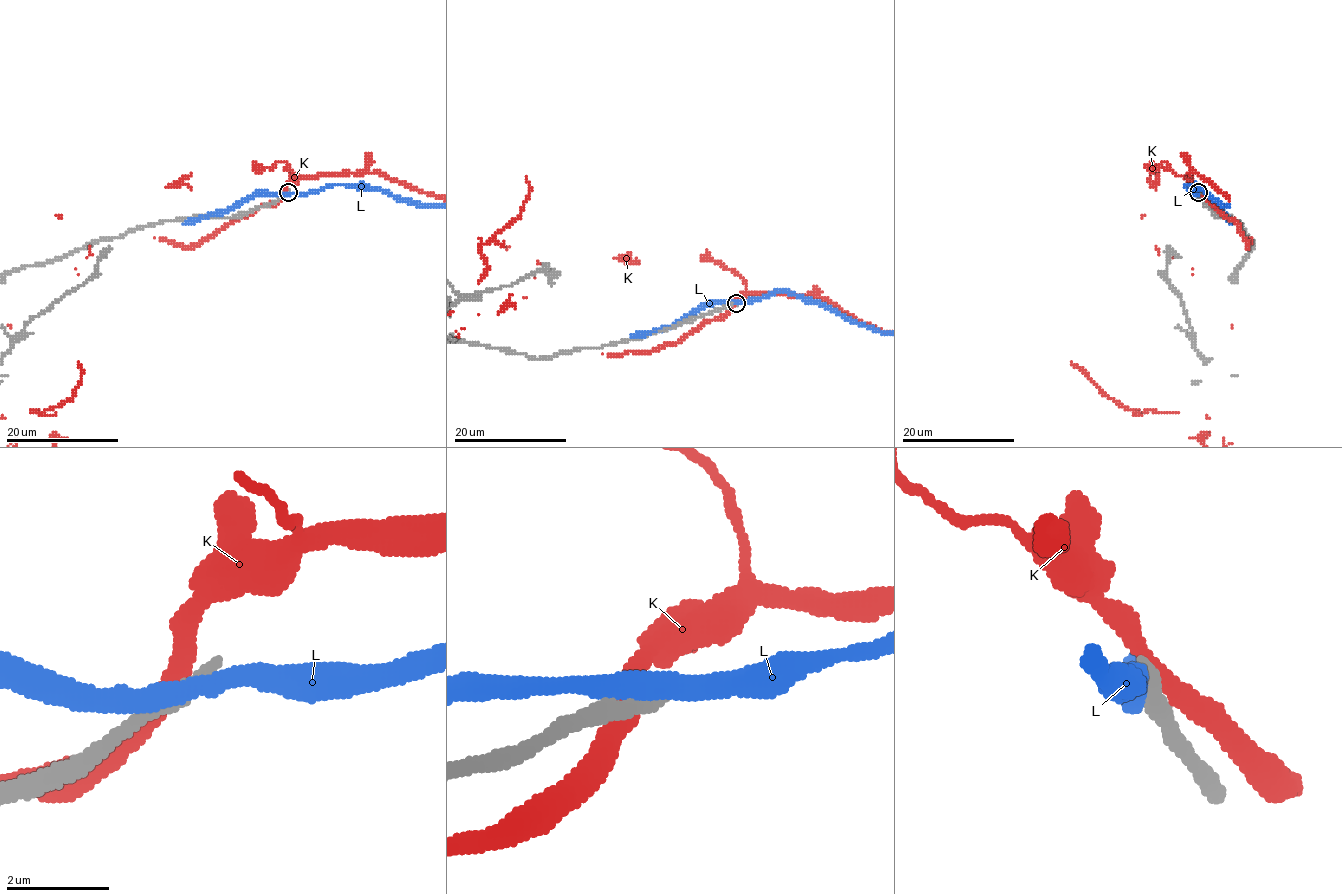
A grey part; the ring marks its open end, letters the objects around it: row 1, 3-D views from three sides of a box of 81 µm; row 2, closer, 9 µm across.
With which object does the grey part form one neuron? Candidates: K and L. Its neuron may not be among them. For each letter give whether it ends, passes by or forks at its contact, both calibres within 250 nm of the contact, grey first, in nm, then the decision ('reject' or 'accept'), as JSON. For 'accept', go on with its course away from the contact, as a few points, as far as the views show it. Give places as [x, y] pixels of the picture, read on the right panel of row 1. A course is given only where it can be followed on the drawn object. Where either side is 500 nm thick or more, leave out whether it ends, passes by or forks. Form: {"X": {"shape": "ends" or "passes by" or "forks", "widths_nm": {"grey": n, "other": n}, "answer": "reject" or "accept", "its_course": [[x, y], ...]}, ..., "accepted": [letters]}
{"K": {"shape": "passes by", "widths_nm": {"grey": 440, "other": 360}, "answer": "reject"}, "L": {"shape": "passes by", "widths_nm": {"grey": 440, "other": 440}, "answer": "reject"}, "accepted": []}

